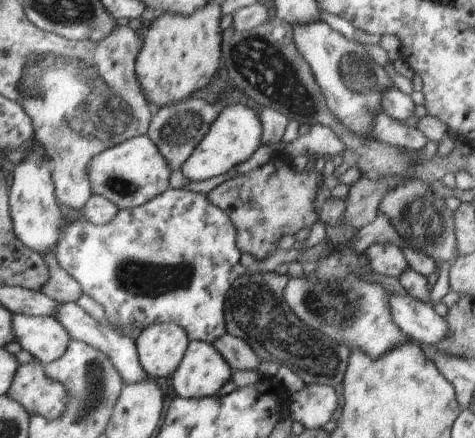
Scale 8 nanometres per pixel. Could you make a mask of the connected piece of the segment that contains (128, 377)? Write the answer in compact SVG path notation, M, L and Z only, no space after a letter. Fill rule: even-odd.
M59 303L59 306L55 308L55 319L69 332L70 338L88 343L107 355L120 377L123 378L124 384L134 383L149 377L139 364L134 341L129 336L122 335L120 331L111 328L109 324L103 321L95 321L76 303Z

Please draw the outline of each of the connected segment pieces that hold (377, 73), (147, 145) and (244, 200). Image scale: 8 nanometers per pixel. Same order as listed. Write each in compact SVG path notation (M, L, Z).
M323 21L295 23L291 27L293 44L311 69L319 90L324 94L327 108L342 122L343 126L357 136L361 135L371 139L372 114L375 111L381 111L382 92L383 89L392 85L391 74L387 74L387 70L384 70L383 66L379 66L379 62L375 62L375 58L371 58L371 52L367 49L367 45L363 45L363 42L356 42L355 36L347 38L347 34L340 34L339 30L331 29Z
M139 135L96 155L88 167L88 179L96 195L103 195L118 209L130 209L169 190L167 179L170 171L168 162L157 151L151 139L147 135Z
M280 157L271 160L205 194L209 202L232 215L238 231L238 249L241 253L253 255L256 261L275 250L273 243L284 234L294 235L301 228L309 228L319 222L319 194L323 194L327 178L323 178L321 172L295 170L295 166L290 165L292 159Z

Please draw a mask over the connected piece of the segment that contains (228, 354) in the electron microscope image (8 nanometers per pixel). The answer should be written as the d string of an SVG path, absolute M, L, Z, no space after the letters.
M225 332L217 341L211 343L233 370L255 371L259 360L254 349L245 341Z

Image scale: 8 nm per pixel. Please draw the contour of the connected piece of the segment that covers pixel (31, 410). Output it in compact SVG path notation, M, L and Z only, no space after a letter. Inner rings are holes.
M39 362L19 366L5 394L36 419L55 420L67 410L70 393L61 382L48 378Z

